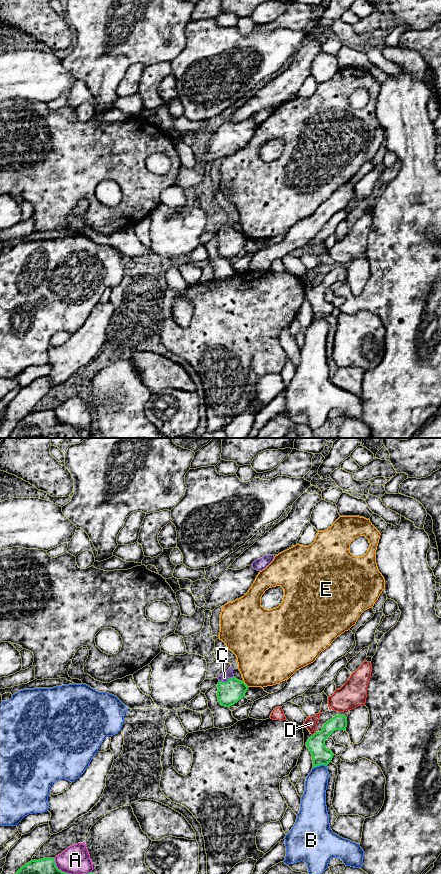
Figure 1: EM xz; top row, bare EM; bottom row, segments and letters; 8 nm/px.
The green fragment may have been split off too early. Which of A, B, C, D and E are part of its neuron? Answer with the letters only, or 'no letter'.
C

